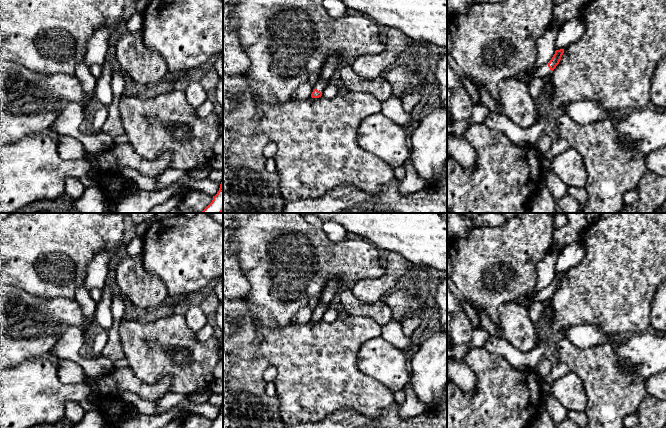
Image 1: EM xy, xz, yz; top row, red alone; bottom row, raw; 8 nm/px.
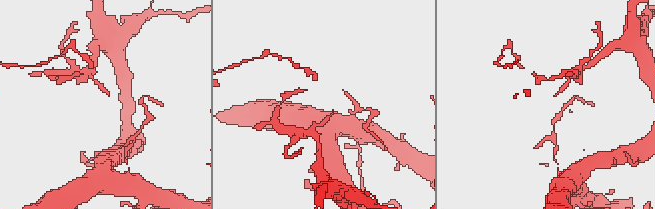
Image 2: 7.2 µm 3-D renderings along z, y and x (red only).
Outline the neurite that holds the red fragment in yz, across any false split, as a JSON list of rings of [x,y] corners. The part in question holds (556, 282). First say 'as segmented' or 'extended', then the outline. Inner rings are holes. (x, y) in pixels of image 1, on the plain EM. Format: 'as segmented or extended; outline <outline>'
extended; outline [[[564,273],[556,274],[552,283],[547,288],[539,292],[529,293],[528,295],[526,295],[525,299],[530,300],[532,303],[538,302],[538,301],[550,300],[552,295],[559,288],[563,277],[564,277]]]

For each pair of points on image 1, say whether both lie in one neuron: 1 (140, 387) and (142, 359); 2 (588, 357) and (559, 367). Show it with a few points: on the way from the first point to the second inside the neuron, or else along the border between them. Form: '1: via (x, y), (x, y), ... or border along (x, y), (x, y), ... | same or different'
1: border along (129, 366), (145, 382), (154, 383), (164, 377) | different
2: border along (560, 360), (570, 370) | different

